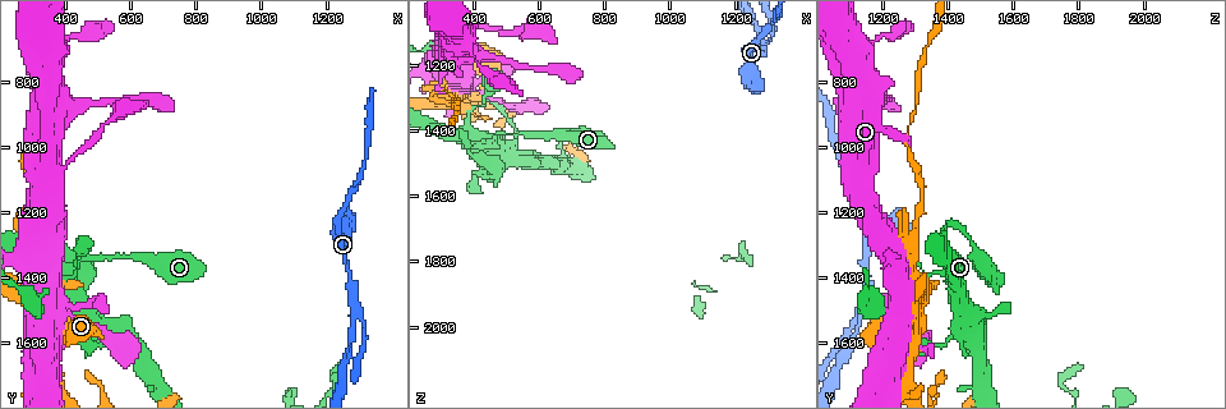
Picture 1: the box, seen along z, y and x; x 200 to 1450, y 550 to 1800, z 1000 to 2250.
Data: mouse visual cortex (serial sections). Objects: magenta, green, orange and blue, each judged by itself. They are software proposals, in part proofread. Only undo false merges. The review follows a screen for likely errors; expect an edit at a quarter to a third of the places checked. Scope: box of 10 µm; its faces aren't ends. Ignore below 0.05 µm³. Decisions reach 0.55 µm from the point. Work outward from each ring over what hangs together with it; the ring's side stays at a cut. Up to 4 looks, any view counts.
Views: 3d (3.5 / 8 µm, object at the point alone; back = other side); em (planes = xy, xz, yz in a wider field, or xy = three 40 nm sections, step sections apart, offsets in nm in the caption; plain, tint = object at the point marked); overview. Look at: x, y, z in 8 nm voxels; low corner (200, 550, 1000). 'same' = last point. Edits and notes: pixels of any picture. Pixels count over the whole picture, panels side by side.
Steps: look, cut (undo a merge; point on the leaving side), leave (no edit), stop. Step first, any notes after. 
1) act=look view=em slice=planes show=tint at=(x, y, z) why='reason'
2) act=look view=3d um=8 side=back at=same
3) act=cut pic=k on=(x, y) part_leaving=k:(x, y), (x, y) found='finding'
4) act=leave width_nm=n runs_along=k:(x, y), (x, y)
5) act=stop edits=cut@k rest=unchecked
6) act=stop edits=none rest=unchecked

act=look view=3d um=3.5 side=back at=(1280, 1480, 1140) why='two arms at a narrow angle'

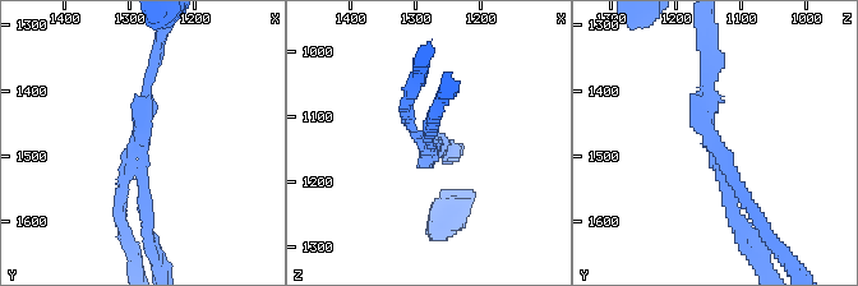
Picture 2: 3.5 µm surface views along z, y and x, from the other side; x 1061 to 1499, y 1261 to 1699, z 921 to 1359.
act=look view=em slice=planes show=tint at=(1280, 1485, 1140) arms=3 arm_widths_nm=150,200,200

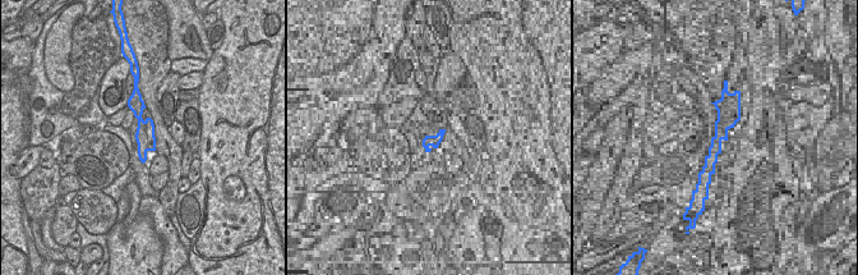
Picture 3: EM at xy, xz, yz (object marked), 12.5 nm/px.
act=cut pic=2 on=(756, 213) part_leaving=2:(719, 156), (759, 227), (788, 262) found='a second cell is stuck on'

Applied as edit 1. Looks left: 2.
act=look view=3d um=3.5 at=(360, 1460, 1330) why='branch point'

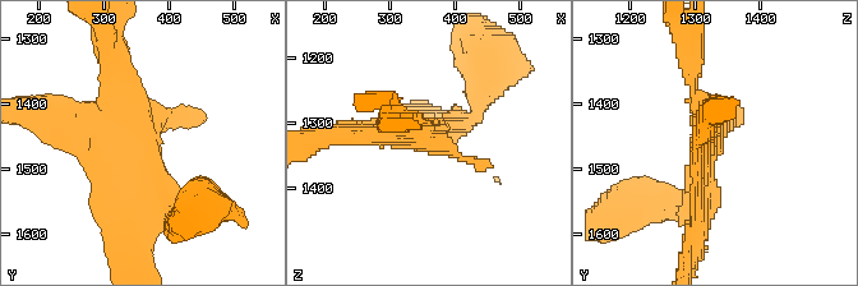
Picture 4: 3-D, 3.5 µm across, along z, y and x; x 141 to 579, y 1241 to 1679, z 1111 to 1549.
act=look view=em slice=xy step=3 show=tint at=(350, 1465, 1320) why='shape alone is not enough'

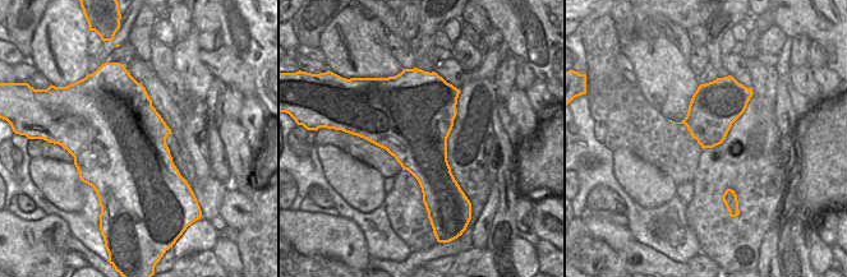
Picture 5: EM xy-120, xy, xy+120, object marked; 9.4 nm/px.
act=leave runs_along=4:(185, 204), (150, 181), (123, 72) found='all the same cell'

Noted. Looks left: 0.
act=stop edits=cut@2 rest=unchecked

